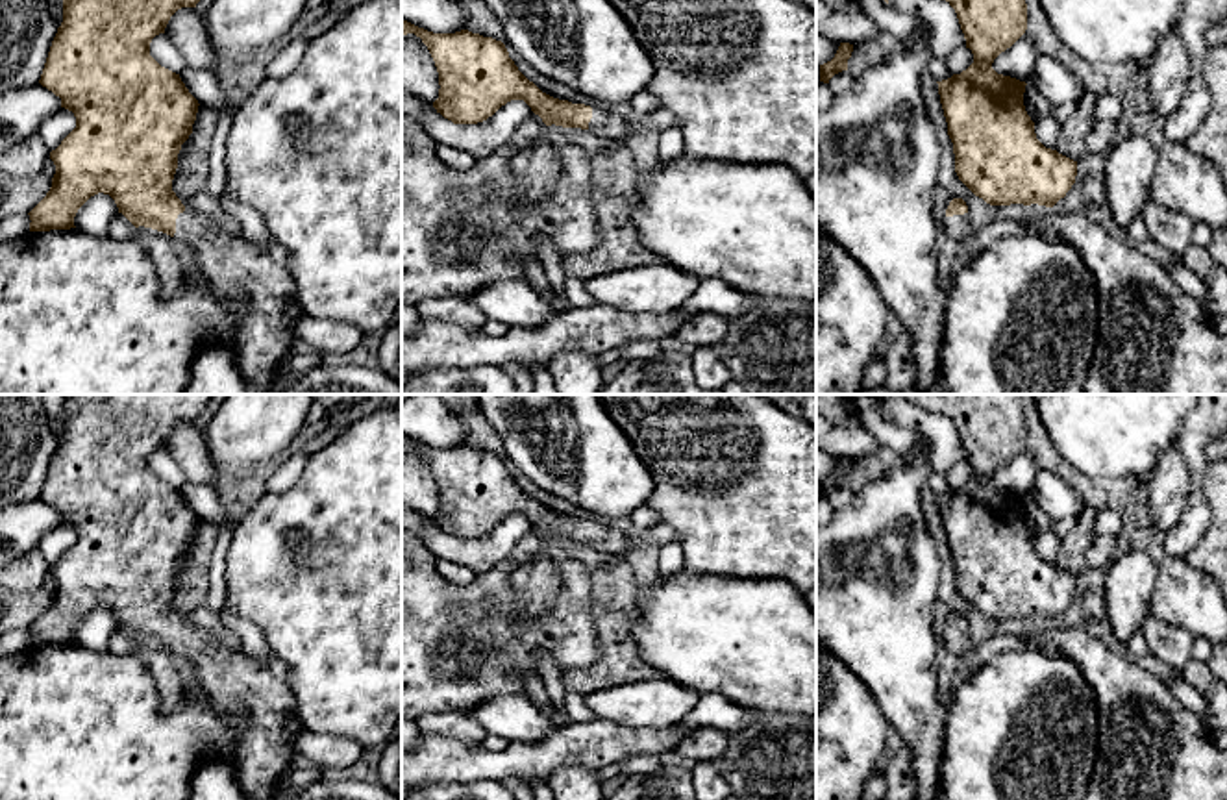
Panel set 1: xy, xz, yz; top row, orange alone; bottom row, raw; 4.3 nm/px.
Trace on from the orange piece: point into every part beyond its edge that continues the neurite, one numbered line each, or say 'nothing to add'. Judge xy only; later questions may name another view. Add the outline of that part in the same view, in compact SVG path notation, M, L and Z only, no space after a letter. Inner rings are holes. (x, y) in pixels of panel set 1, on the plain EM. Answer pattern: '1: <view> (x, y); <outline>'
1: xy (258, 702); M192 624L178 630L174 654L196 665L196 687L215 707L228 713L237 726L235 765L244 798L270 800L276 789L287 781L291 757L296 752L298 735L285 728L285 717L296 709L291 687L252 659L239 644L231 646L226 639L211 637Z

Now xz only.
1: xz (606, 539); M592 522L589 546L600 552L626 556L629 552L629 539L618 530Z

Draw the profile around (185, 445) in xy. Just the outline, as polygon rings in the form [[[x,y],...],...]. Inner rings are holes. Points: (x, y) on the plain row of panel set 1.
[[[196,422],[178,424],[170,431],[165,450],[181,467],[189,481],[218,489],[220,481],[211,465],[202,430]]]

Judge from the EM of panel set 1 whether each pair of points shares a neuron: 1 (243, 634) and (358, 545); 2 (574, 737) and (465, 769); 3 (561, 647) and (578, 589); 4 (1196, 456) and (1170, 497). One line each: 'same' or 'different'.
1: different
2: same
3: same
4: different

